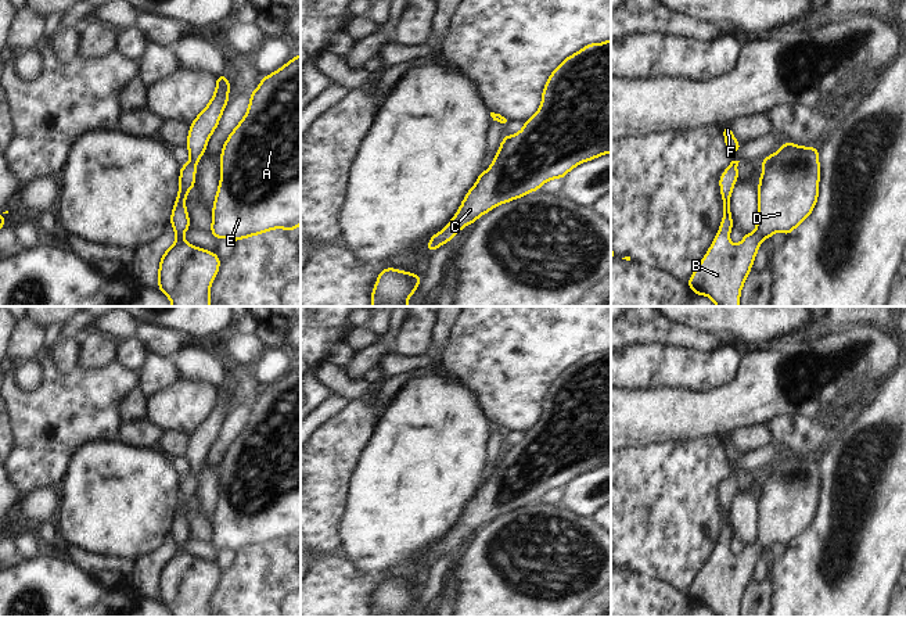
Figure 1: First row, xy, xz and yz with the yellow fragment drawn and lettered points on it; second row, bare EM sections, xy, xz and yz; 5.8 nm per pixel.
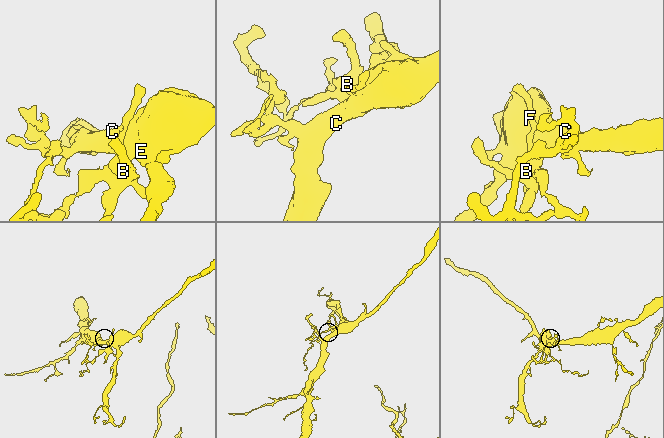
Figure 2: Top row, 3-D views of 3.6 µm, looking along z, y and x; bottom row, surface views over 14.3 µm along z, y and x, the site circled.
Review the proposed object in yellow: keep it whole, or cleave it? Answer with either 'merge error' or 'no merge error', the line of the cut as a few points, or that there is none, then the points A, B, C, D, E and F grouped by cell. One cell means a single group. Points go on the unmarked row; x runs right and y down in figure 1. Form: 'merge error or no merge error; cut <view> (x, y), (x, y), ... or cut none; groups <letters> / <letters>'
no merge error; cut none; groups A B C D E F

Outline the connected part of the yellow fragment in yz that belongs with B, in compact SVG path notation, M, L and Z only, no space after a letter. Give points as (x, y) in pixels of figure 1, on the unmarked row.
M784 452L779 462L762 469L756 539L734 556L729 549L733 539L730 507L738 489L738 473L731 471L719 488L723 530L708 563L687 592L695 606L709 607L716 617L740 617L741 599L762 550L776 542L788 546L813 523L819 509L817 458Z

